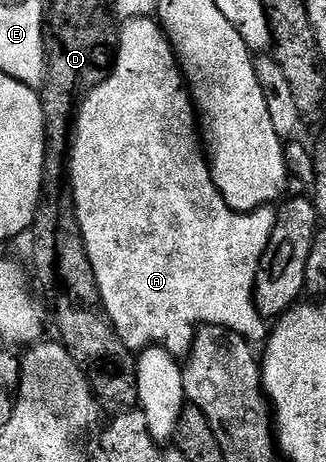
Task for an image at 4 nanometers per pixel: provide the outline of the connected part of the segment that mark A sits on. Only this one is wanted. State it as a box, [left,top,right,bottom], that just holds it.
[67,17,277,359]

